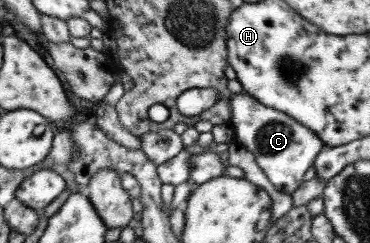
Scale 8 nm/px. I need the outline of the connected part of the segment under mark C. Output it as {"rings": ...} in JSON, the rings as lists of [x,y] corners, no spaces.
{"rings":[[[243,91],[230,95],[229,123],[234,132],[234,141],[254,155],[257,167],[281,193],[291,195],[301,185],[304,173],[313,165],[313,160],[323,148],[323,143],[313,131],[277,109],[261,105]]]}

